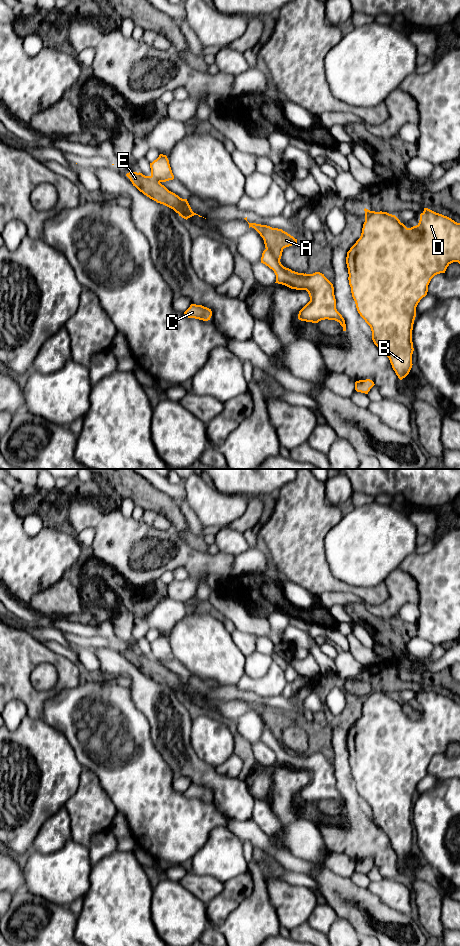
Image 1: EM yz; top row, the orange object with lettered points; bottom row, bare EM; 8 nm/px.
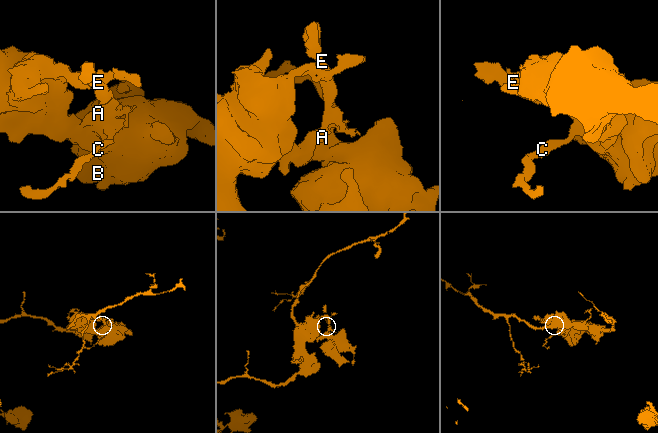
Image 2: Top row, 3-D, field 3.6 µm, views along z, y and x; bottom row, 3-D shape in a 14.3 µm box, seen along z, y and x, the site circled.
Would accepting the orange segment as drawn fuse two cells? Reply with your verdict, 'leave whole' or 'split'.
split

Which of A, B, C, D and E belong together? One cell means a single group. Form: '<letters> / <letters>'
A E / B C D

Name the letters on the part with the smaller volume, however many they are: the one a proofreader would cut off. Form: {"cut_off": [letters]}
{"cut_off": ["A", "E"]}

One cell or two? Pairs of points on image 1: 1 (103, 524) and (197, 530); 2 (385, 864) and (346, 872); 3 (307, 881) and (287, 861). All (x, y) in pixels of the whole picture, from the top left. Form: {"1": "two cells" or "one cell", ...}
{"1": "two cells", "2": "two cells", "3": "two cells"}

